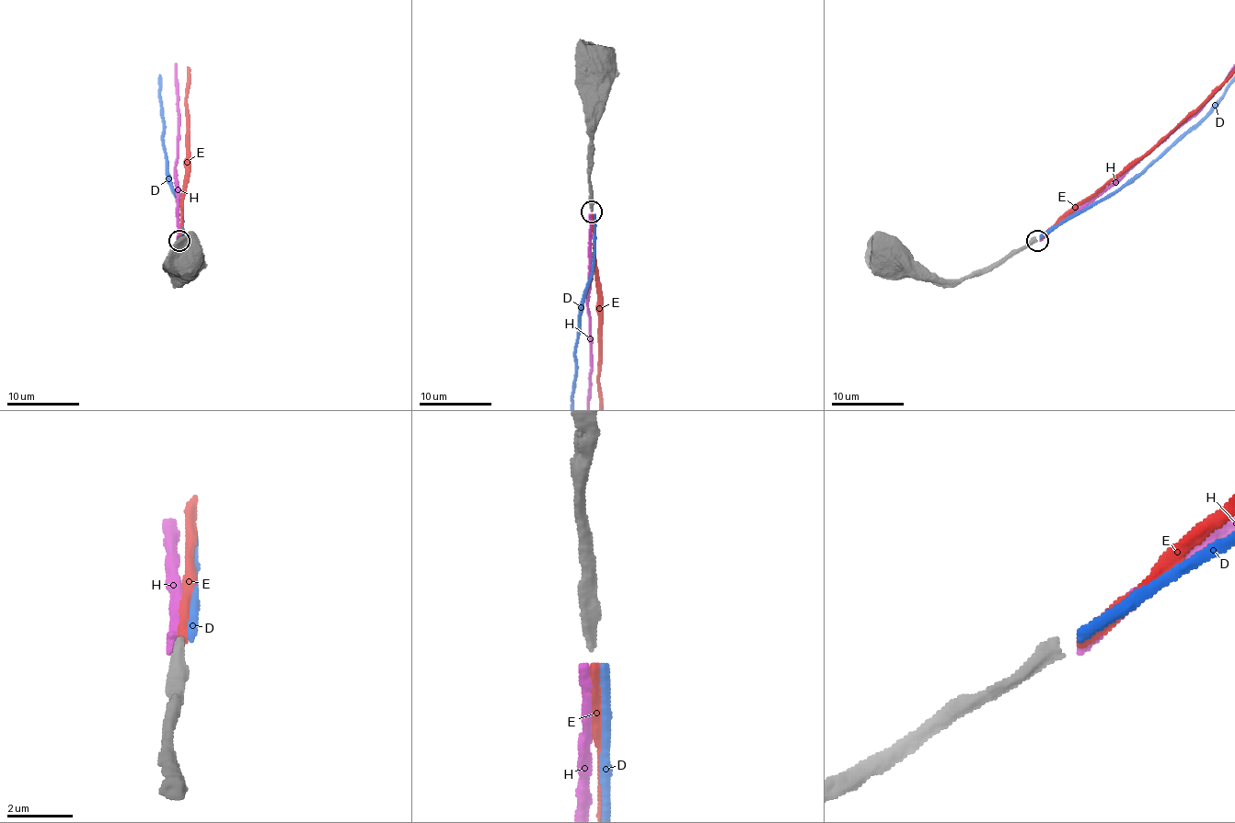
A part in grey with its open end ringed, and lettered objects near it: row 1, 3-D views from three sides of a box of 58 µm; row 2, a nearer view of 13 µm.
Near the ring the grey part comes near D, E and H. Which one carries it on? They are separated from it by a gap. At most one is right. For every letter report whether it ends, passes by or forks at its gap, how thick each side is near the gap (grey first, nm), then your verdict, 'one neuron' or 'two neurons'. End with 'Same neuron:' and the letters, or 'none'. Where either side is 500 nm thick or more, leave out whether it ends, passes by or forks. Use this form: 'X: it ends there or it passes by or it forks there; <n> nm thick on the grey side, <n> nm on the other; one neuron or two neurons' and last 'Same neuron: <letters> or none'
D: it ends there; 400 nm thick on the grey side, 300 nm on the other; two neurons
E: it ends there; 400 nm thick on the grey side, 360 nm on the other; one neuron
H: it ends there; 400 nm thick on the grey side, 280 nm on the other; two neurons
Same neuron: E

